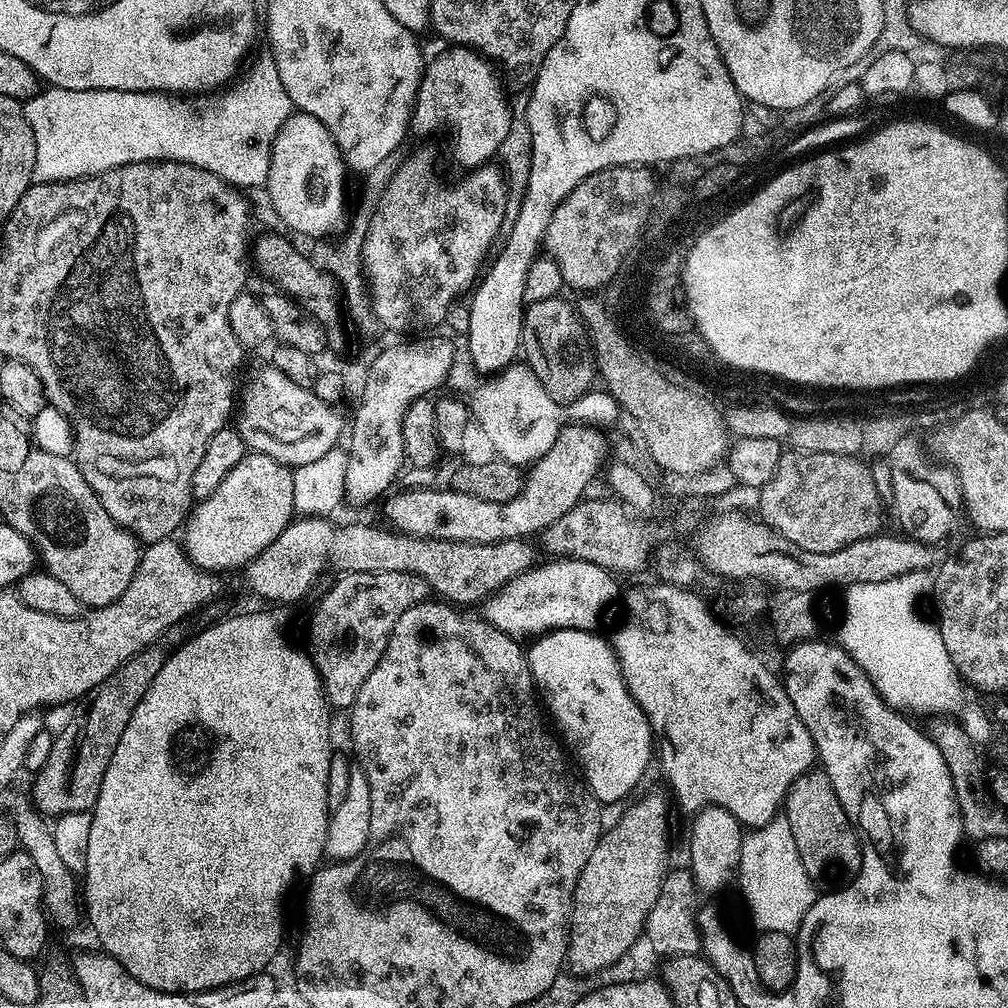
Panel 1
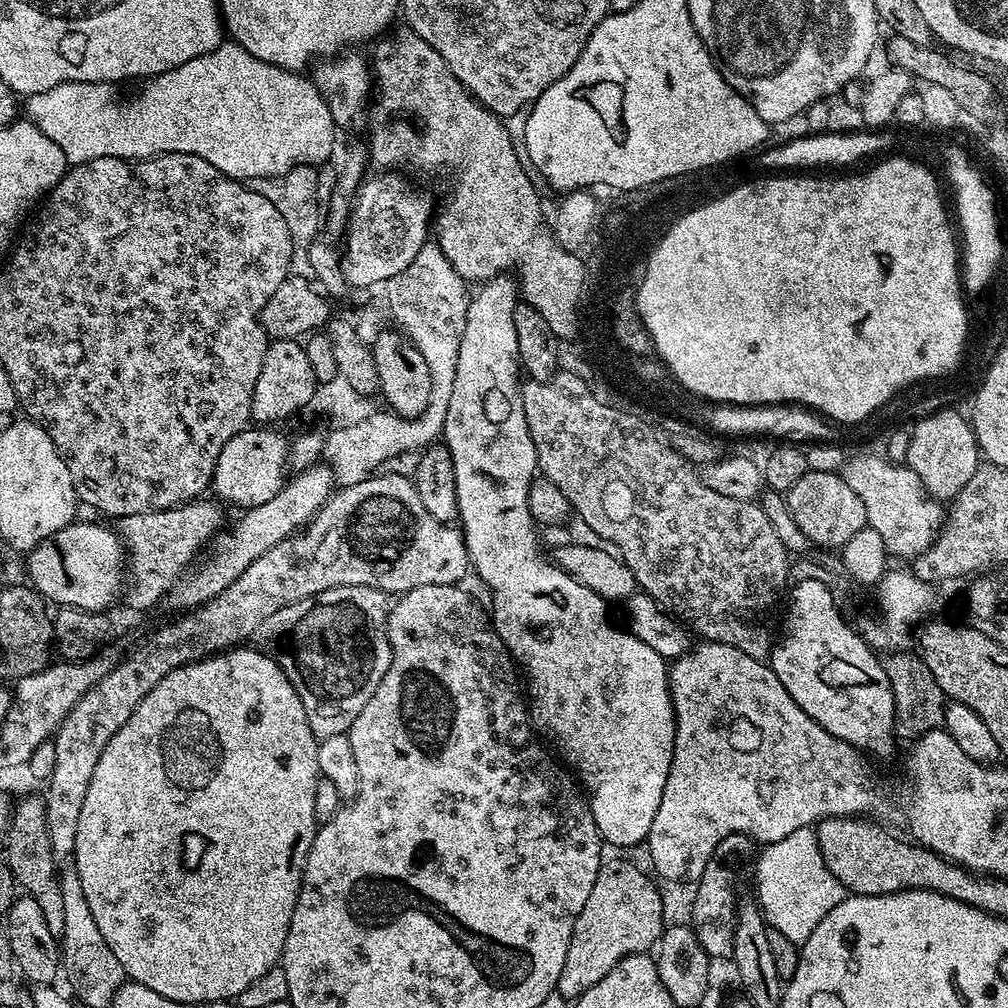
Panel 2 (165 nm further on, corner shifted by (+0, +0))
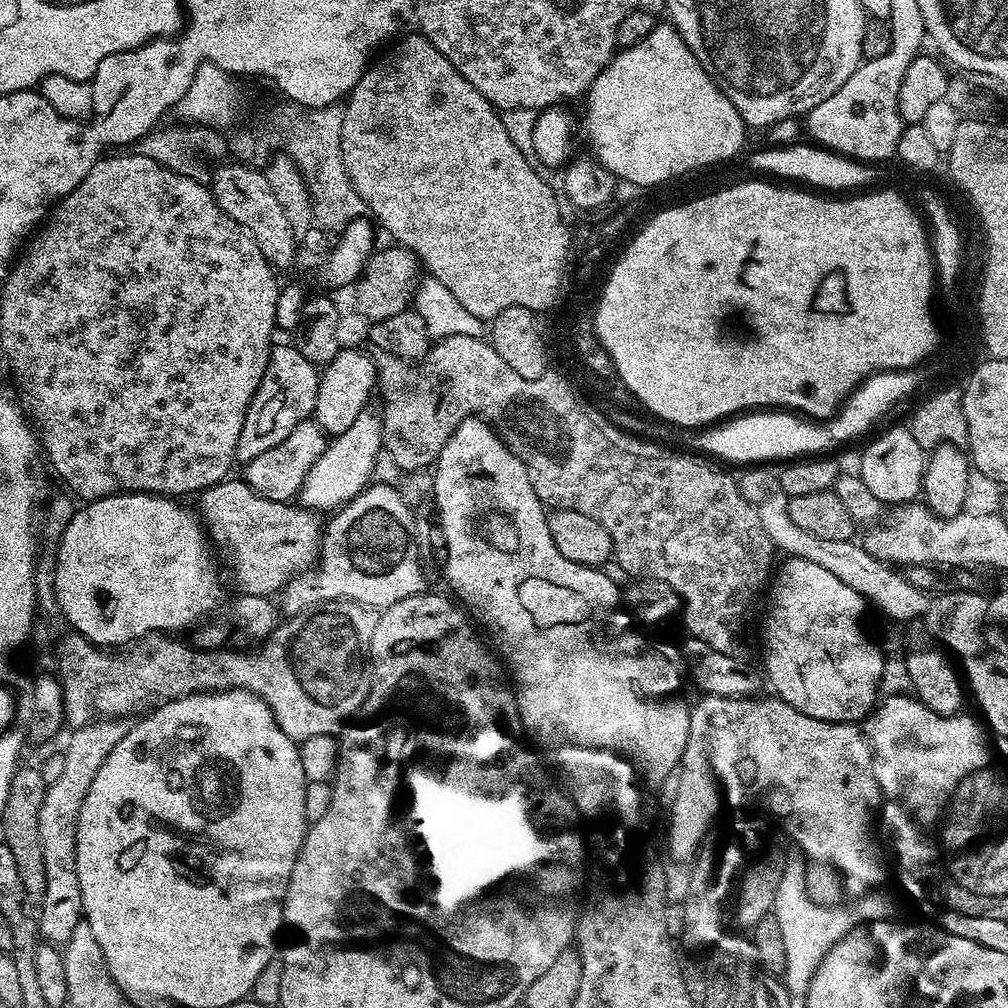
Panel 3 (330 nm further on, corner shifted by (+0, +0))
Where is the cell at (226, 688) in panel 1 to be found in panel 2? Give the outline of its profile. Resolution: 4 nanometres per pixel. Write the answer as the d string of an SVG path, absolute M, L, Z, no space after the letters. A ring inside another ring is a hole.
M252 646L230 648L226 652L218 652L215 656L208 656L205 660L196 660L192 664L183 664L181 668L170 670L170 674L166 674L162 678L162 682L158 682L158 686L154 686L154 690L150 690L150 694L146 694L146 698L142 698L142 702L138 702L134 714L130 714L130 718L126 718L126 726L122 726L118 730L118 734L114 734L114 738L110 738L110 742L106 742L106 750L102 750L102 758L98 758L98 766L94 766L94 778L90 778L90 790L86 790L86 802L82 802L82 814L78 814L78 838L74 853L74 867L78 878L82 878L82 894L86 894L86 902L90 902L90 914L94 914L94 922L98 922L98 930L102 930L102 938L106 938L106 946L110 946L110 950L114 950L114 958L118 958L118 962L124 968L124 975L129 981L142 986L150 986L150 990L154 990L154 994L162 994L162 998L170 998L174 1002L182 1002L186 1006L212 1004L215 1000L235 1001L257 978L262 978L262 974L266 974L266 970L279 965L280 955L286 942L286 934L290 930L290 918L294 914L294 906L298 898L304 863L316 837L318 827L318 821L314 814L314 790L321 779L320 767L318 766L318 738L310 728L310 722L306 718L306 710L302 706L294 686L290 686L290 682L284 671L280 669L279 663L273 657L271 660L270 657L263 656L258 649L248 647Z

